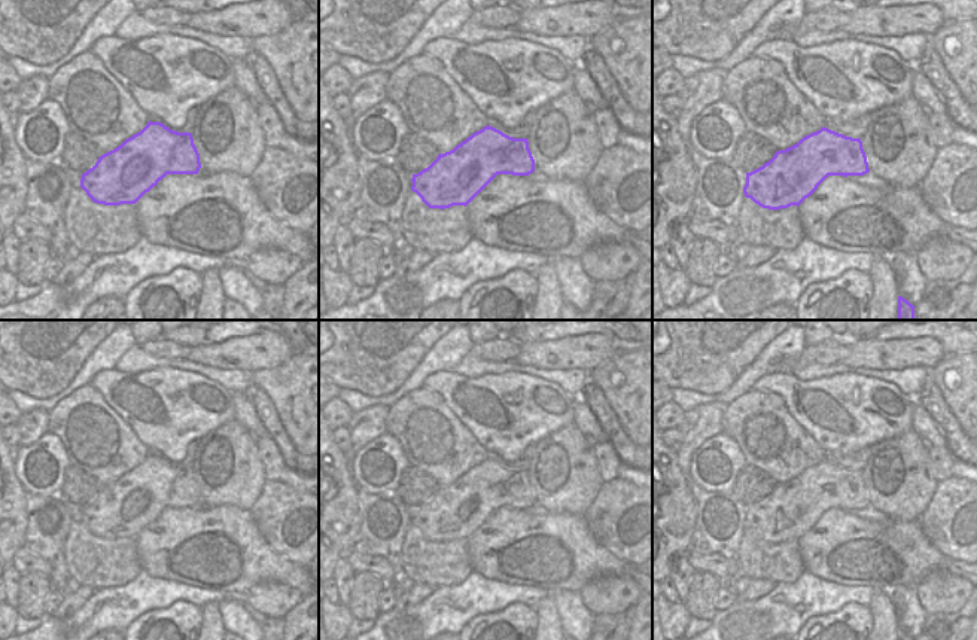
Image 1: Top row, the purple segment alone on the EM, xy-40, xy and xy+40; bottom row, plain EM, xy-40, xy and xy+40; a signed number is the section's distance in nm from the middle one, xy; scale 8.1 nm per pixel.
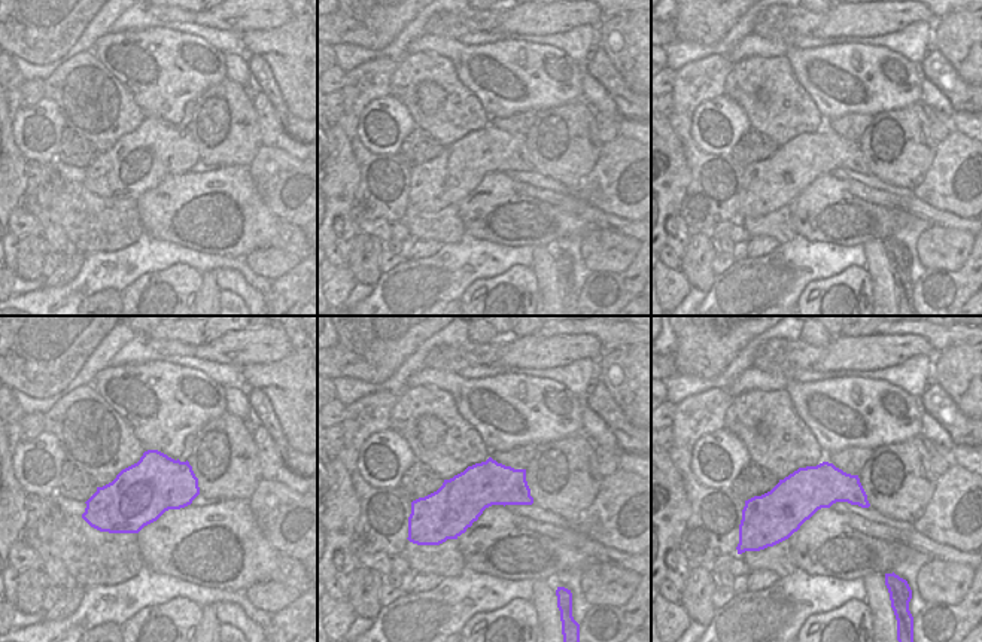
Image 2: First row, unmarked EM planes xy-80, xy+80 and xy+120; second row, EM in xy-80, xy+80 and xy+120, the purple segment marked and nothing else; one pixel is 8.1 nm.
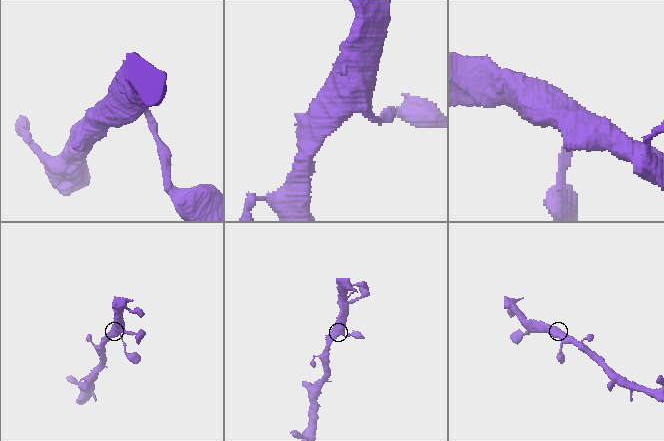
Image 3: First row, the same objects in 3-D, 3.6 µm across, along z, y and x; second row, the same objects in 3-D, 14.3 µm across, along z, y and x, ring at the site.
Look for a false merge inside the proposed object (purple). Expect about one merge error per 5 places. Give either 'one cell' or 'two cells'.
one cell

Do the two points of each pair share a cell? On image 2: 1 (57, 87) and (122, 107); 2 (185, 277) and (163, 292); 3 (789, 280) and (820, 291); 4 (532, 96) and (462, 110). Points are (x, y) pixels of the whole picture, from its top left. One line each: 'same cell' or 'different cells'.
1: same cell
2: same cell
3: different cells
4: different cells

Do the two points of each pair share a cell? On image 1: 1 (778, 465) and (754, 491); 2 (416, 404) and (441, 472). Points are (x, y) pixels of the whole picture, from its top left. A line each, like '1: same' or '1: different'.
1: different
2: same

